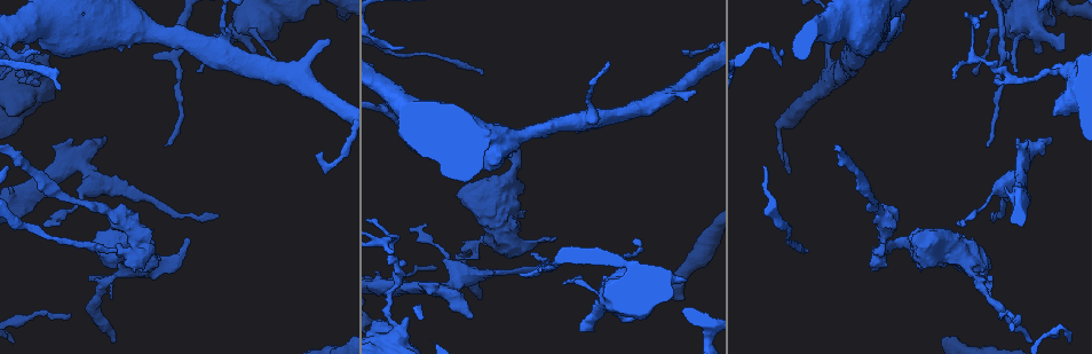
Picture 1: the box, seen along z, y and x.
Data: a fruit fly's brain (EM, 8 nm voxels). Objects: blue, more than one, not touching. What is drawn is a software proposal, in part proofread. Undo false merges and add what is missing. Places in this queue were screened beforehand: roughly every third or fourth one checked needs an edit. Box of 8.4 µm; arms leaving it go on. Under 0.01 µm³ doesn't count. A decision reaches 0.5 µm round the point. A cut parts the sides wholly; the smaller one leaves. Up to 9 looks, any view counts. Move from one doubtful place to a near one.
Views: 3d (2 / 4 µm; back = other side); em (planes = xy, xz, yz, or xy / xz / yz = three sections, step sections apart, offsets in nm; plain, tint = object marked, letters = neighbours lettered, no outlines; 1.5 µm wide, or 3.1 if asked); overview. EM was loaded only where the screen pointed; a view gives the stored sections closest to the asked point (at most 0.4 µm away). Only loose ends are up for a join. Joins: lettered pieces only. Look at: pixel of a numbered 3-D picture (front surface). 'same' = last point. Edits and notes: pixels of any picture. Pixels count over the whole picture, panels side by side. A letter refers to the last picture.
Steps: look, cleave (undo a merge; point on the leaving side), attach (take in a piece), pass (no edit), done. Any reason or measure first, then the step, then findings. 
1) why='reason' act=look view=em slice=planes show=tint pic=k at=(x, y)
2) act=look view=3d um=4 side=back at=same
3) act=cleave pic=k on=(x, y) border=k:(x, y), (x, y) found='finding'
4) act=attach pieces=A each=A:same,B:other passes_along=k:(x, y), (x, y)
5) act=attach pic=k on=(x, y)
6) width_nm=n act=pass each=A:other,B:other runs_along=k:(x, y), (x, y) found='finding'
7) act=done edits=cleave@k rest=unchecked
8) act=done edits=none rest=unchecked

why='an open end' act=look view=3d um=4 pic=1 at=(1016, 140)

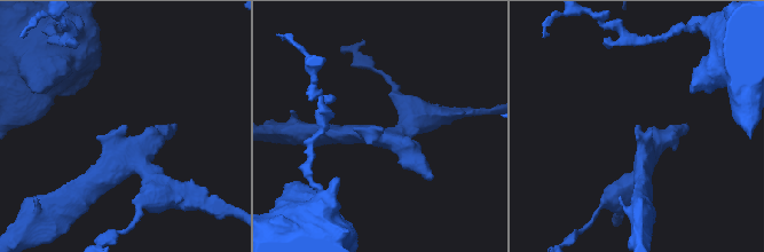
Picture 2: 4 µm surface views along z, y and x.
why='now the EM' act=look view=em slice=planes show=letters pic=2 at=(126, 126)

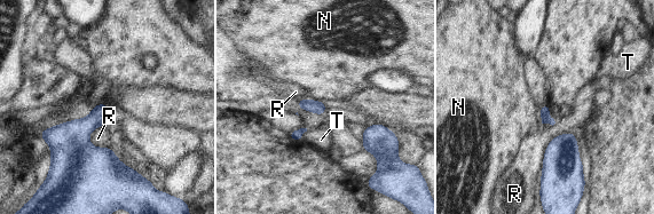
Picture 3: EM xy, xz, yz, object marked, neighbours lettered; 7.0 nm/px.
act=pass each=N:other,R:other,T:other border=3:(307, 97), (325, 103) found='none of them fits'

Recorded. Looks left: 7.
why='abrupt turn' act=look view=em slice=planes show=tint pic=1 at=(139, 233)

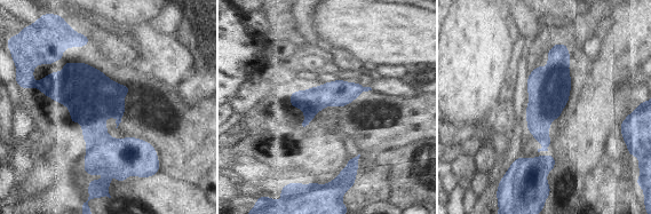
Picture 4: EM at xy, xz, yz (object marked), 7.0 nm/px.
why='what lies round it' act=look view=em slice=planes show=letters at=same

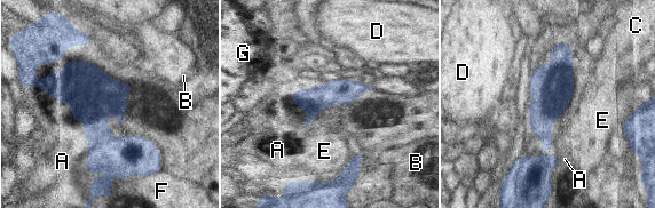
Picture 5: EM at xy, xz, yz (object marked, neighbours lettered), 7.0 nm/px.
longest_contact=A:420nm act=cleave pic=5 on=(93, 95) each=A:other,B:other,C:other,D:other,E:other,F:other,G:other found='a second cell is stuck on'

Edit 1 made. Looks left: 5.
why='a narrow waist' act=look view=em slice=planes show=plain pic=1 at=(1035, 31)

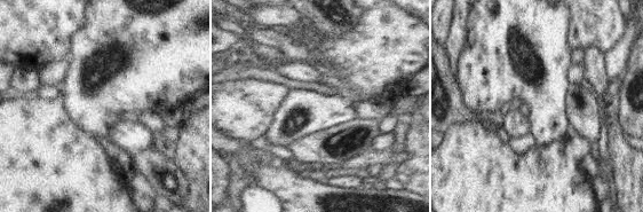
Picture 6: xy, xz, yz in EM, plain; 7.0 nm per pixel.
why='what lies round it' act=look view=em slice=planes show=letters at=same

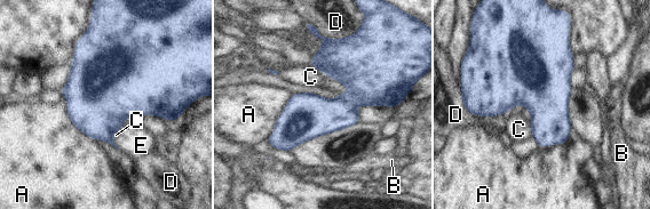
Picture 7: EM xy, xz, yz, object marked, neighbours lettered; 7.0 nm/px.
act=pass each=A:other,B:other,C:other,D:other,E:other runs_along=7:(391, 103), (354, 97), (272, 142) found='all the same cell'

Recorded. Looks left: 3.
why='an open end' act=look view=em slice=planes show=letters pic=1 at=(960, 223)

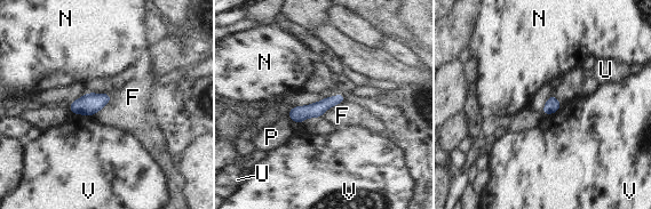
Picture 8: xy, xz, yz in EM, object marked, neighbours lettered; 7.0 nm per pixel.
longest_contact=F:200nm act=pass each=F:other,N:other,P:other,U:other,V:other border=8:(344, 101), (332, 105), (322, 115) found='none of them fits'

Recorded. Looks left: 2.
act=done edits=cleave@5 rest=unchecked

